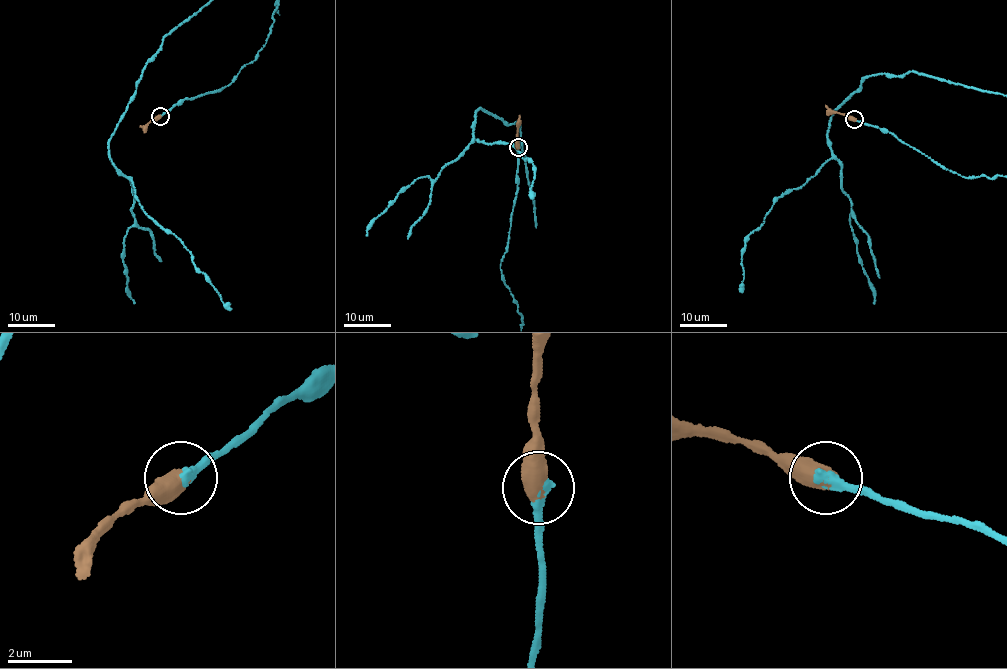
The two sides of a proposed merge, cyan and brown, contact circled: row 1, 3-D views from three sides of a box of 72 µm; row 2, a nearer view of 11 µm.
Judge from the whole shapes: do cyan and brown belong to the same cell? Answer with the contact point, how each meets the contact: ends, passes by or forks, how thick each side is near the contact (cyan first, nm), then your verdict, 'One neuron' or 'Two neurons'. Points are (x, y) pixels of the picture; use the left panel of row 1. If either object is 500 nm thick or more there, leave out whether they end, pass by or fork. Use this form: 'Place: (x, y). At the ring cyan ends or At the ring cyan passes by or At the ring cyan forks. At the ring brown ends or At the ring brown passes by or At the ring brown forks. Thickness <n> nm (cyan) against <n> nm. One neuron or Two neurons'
Place: (160, 116). Thickness 280 nm (cyan) against 650 nm. One neuron

